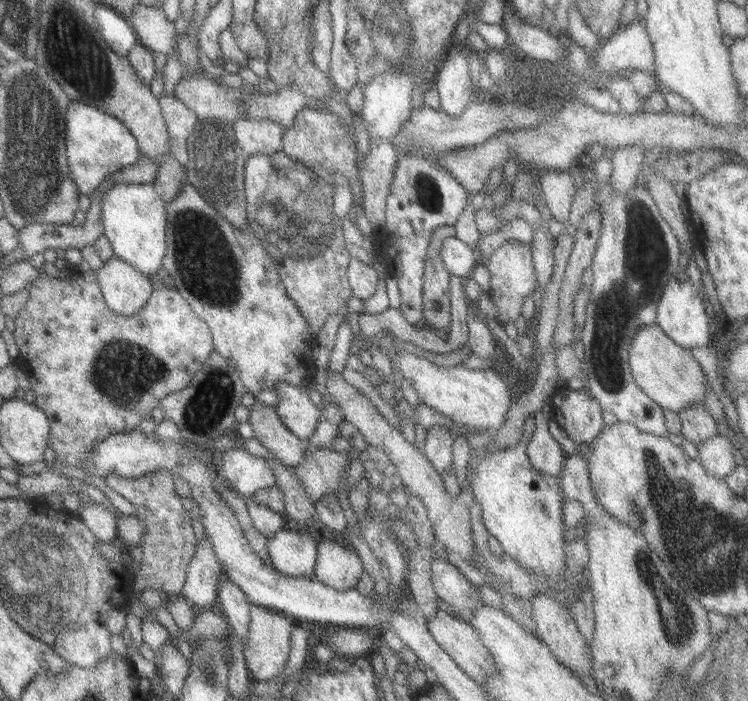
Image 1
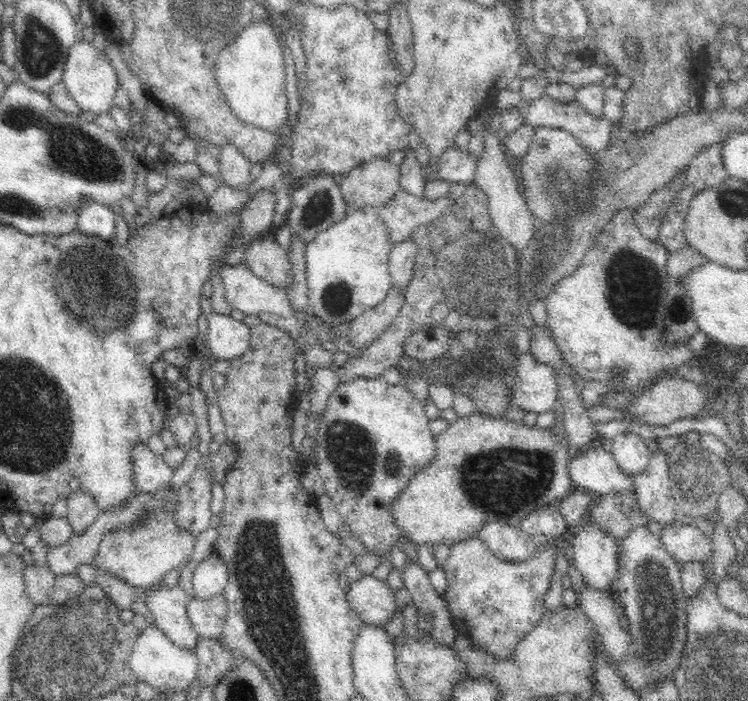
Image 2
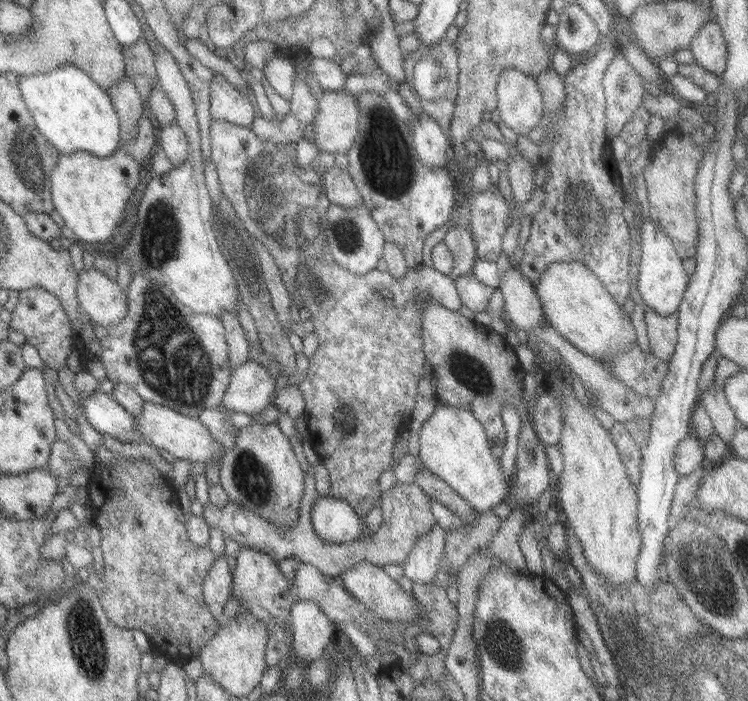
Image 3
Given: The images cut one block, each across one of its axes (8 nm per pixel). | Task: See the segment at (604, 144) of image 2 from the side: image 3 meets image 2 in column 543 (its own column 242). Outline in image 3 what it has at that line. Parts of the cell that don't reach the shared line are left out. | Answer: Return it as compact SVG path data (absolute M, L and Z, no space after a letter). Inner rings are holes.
M213 74L209 82L209 118L249 128L255 118L255 102L235 90L223 76Z

